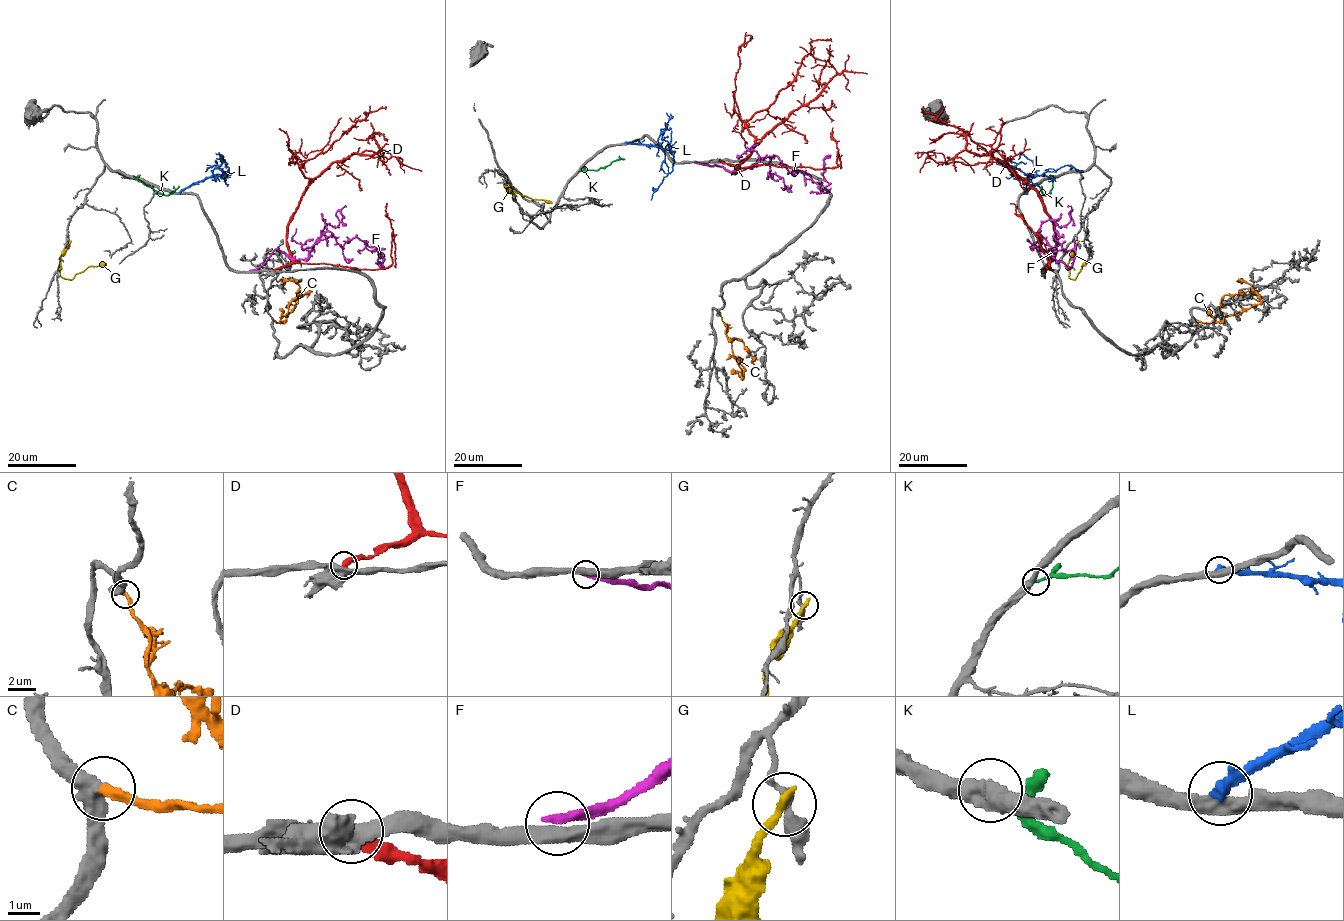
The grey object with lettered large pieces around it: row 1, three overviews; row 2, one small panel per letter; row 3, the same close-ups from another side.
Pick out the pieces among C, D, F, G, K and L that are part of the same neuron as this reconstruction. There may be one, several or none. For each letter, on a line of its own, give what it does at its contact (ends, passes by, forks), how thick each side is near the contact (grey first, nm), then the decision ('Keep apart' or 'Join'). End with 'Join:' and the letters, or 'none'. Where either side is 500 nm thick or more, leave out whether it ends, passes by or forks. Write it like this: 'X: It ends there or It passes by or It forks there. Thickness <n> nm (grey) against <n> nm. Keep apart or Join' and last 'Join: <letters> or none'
C: It ends there. Thickness 360 nm (grey) against 280 nm. Join
D: Thickness 600 nm (grey) against 440 nm. Keep apart
F: It ends there. Thickness 440 nm (grey) against 320 nm. Keep apart
G: It ends there. Thickness 320 nm (grey) against 300 nm. Keep apart
K: It ends there. Thickness 480 nm (grey) against 200 nm. Keep apart
L: It ends there. Thickness 440 nm (grey) against 420 nm. Keep apart
Join: C

